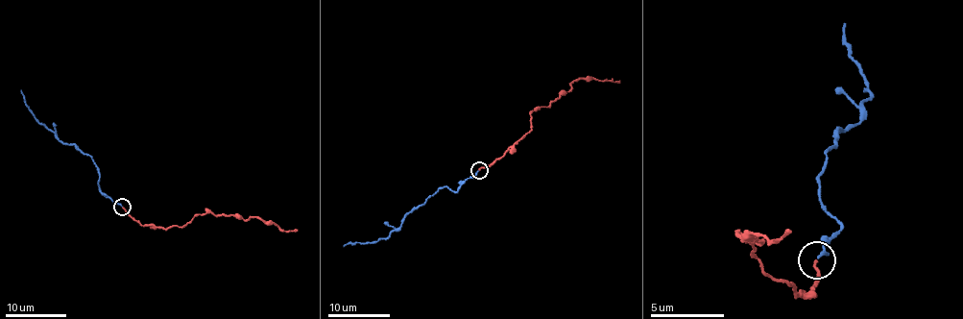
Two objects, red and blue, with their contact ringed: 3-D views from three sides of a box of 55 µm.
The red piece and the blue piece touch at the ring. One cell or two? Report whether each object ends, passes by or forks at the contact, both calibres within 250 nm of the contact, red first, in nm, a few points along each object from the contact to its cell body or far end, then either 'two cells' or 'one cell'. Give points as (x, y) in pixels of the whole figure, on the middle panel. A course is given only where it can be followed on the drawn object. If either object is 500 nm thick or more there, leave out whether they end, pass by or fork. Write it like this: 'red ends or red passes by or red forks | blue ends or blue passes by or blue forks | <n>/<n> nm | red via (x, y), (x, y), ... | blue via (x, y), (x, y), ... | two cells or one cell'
red ends | blue ends | 150/170 nm | red via (478, 169), (520, 140), (530, 130), (532, 110), (548, 107), (570, 90), (574, 80), (618, 81) | blue via (478, 171), (461, 184), (457, 191), (447, 186), (440, 188), (411, 211), (387, 237), (372, 243), (344, 246) | one cell

